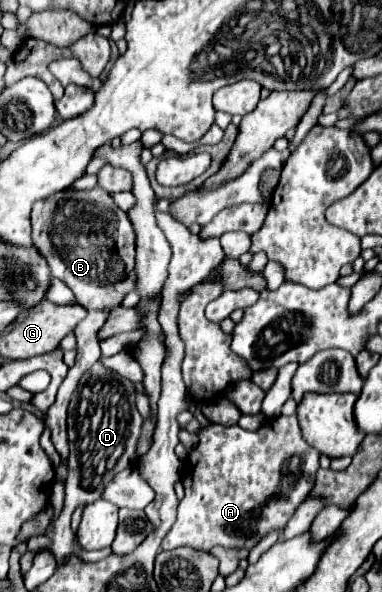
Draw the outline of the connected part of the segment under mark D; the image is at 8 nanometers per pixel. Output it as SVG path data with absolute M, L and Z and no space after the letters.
M96 362L86 374L82 374L78 382L78 392L72 394L68 404L68 442L70 442L70 456L68 456L68 478L66 478L66 500L64 508L54 520L44 536L50 538L46 550L54 556L56 566L62 566L68 556L72 556L74 546L74 532L70 528L70 516L76 506L92 504L102 496L102 488L124 468L134 462L136 442L140 436L142 418L134 404L134 384L116 372L104 368Z

